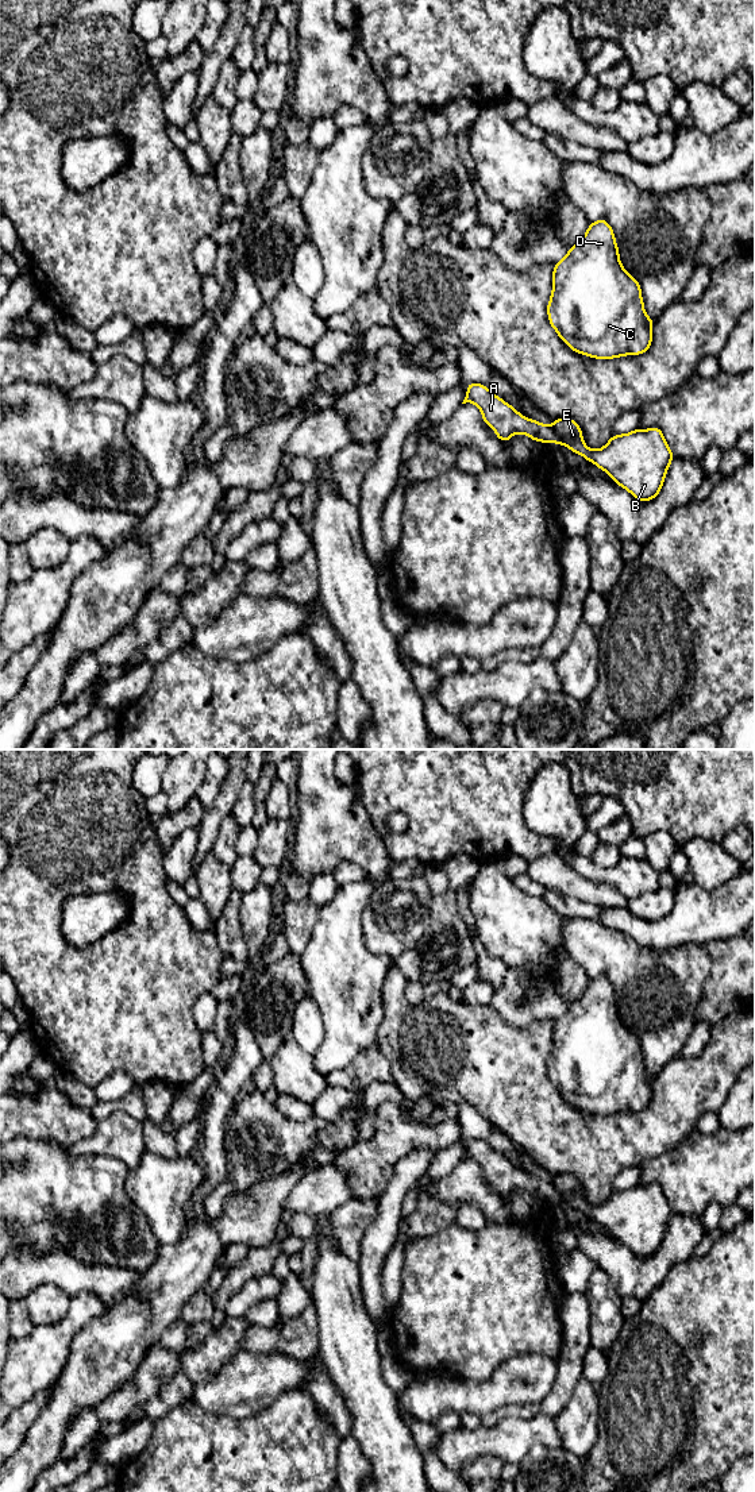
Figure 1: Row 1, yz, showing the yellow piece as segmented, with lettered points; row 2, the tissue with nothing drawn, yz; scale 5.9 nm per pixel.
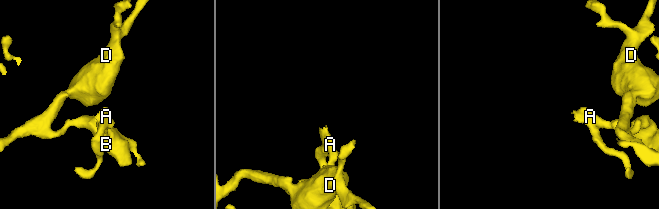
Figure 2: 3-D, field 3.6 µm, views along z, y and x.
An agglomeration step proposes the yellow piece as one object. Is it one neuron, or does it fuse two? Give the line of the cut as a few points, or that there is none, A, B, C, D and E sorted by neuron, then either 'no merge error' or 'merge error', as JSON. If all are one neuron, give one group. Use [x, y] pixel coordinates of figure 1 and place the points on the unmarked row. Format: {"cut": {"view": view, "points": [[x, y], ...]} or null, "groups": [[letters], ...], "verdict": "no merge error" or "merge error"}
{"cut": {"view": "yz", "points": [[549, 1183], [555, 1191], [557, 1198]]}, "groups": [["A"], ["B", "C", "D", "E"]], "verdict": "merge error"}

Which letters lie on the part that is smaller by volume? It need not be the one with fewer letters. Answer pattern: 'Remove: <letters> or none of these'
Remove: A

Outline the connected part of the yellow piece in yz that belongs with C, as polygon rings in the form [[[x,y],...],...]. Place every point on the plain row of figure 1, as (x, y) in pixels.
[[[601,975],[590,979],[585,992],[554,1021],[548,1077],[578,1110],[613,1115],[644,1110],[651,1102],[655,1076],[646,1071],[640,1040],[624,1026],[619,1011],[613,986]]]

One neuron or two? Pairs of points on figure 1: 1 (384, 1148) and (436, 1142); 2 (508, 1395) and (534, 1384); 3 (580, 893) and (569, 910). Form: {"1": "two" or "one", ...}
{"1": "one", "2": "one", "3": "two"}

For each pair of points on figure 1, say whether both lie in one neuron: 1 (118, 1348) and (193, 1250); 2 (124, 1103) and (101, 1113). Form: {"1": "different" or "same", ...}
{"1": "same", "2": "same"}

